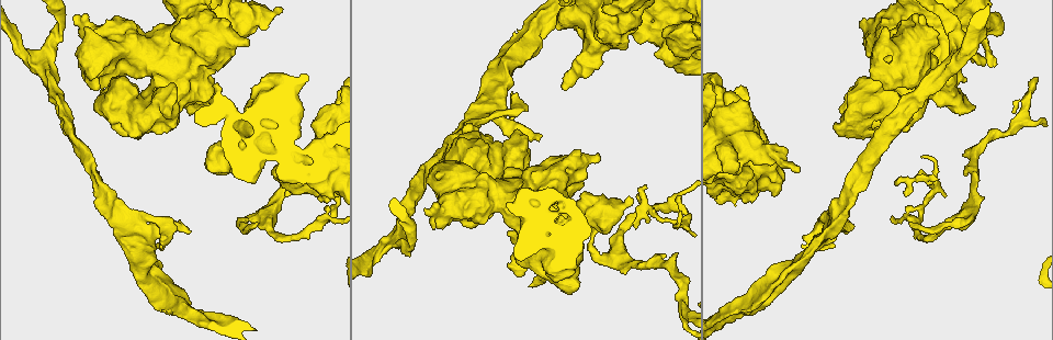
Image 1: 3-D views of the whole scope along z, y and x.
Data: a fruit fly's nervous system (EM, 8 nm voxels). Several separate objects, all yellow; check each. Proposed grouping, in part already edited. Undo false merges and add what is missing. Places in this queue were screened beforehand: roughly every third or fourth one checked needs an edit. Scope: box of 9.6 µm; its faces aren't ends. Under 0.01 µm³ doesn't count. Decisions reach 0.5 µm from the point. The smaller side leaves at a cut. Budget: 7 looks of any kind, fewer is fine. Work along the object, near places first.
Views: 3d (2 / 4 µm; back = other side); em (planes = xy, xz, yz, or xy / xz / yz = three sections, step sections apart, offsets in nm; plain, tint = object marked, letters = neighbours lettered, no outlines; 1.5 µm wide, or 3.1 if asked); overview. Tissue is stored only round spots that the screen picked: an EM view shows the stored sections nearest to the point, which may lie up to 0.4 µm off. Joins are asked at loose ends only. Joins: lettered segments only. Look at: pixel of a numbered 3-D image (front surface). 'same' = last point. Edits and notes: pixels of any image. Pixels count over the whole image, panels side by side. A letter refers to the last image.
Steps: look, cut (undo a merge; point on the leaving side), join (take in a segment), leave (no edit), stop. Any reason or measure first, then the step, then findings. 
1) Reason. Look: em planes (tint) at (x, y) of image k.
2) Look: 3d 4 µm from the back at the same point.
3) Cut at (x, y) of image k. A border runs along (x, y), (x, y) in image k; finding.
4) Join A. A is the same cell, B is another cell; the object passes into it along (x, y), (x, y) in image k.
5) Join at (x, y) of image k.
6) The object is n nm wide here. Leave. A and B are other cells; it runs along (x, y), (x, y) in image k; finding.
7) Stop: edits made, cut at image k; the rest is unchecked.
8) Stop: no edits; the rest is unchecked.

Tapers out. Look: 3d 2 µm at (257, 222) of image 1.

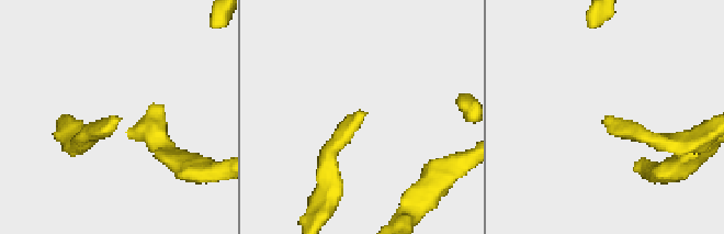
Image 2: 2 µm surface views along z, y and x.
Shape alone is not enough. Look: em yz step 4 (tint) at (604, 119) of image 2.

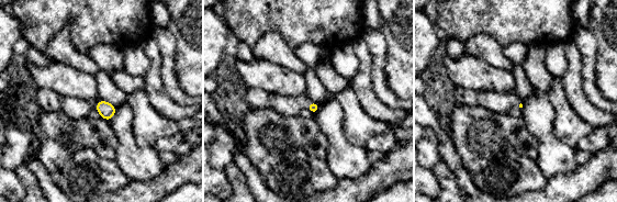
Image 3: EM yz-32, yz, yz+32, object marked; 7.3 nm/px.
Another direction. Look: em planes (letters) at the same point.

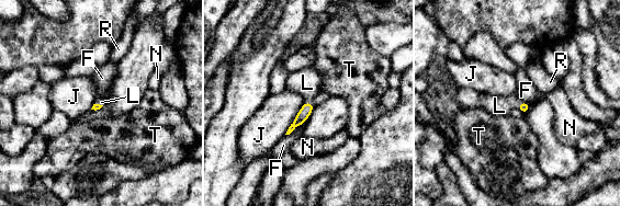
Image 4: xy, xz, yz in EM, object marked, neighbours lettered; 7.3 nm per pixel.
Join at (307, 82) of image 4. L is the same cell, F, J, N, R and T are other cells; the object passes into it along (304, 113), (308, 102), (307, 82) in image 4; the cell continues.

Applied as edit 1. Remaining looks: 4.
Look: overview.

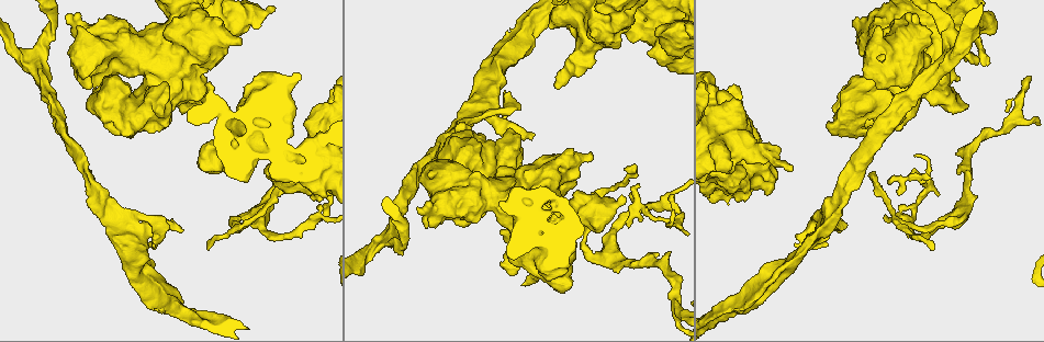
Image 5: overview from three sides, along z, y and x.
An open end. Look: em xy step 4 (plain) at (590, 155) of image 5.

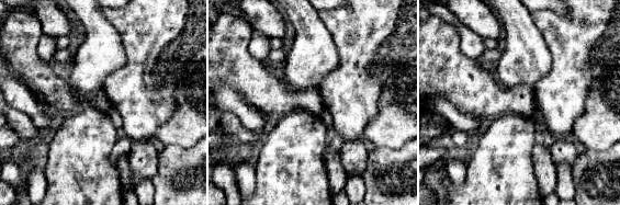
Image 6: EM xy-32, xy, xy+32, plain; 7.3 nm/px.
See the neighbours. Look: em xy step 4 (letters) at the same point.

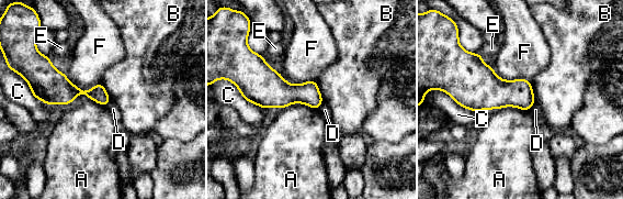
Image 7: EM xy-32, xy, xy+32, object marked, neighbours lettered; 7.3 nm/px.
Leave. A, B, C, D, E and F are other cells; a border runs along (315, 79), (324, 101) in image 7; no lettered segment goes on from it.

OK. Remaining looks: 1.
An open end. Look: em planes (letters) at (180, 229) of image 5.

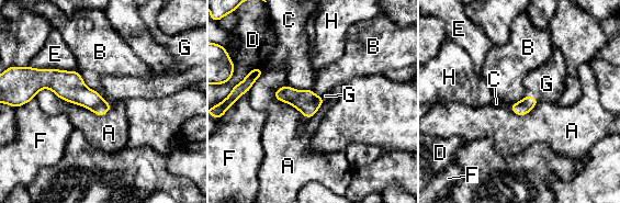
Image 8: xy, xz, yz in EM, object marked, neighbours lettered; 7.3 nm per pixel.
Join at (547, 83) of image 8. G is the same cell, A, B, C, D, E, F and H are other cells; the object passes into it along (522, 108), (531, 96), (547, 83) in image 8; the cell continues.

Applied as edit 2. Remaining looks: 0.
Stop: edits made, join at image 4, join at image 8; the rest is unchecked.

